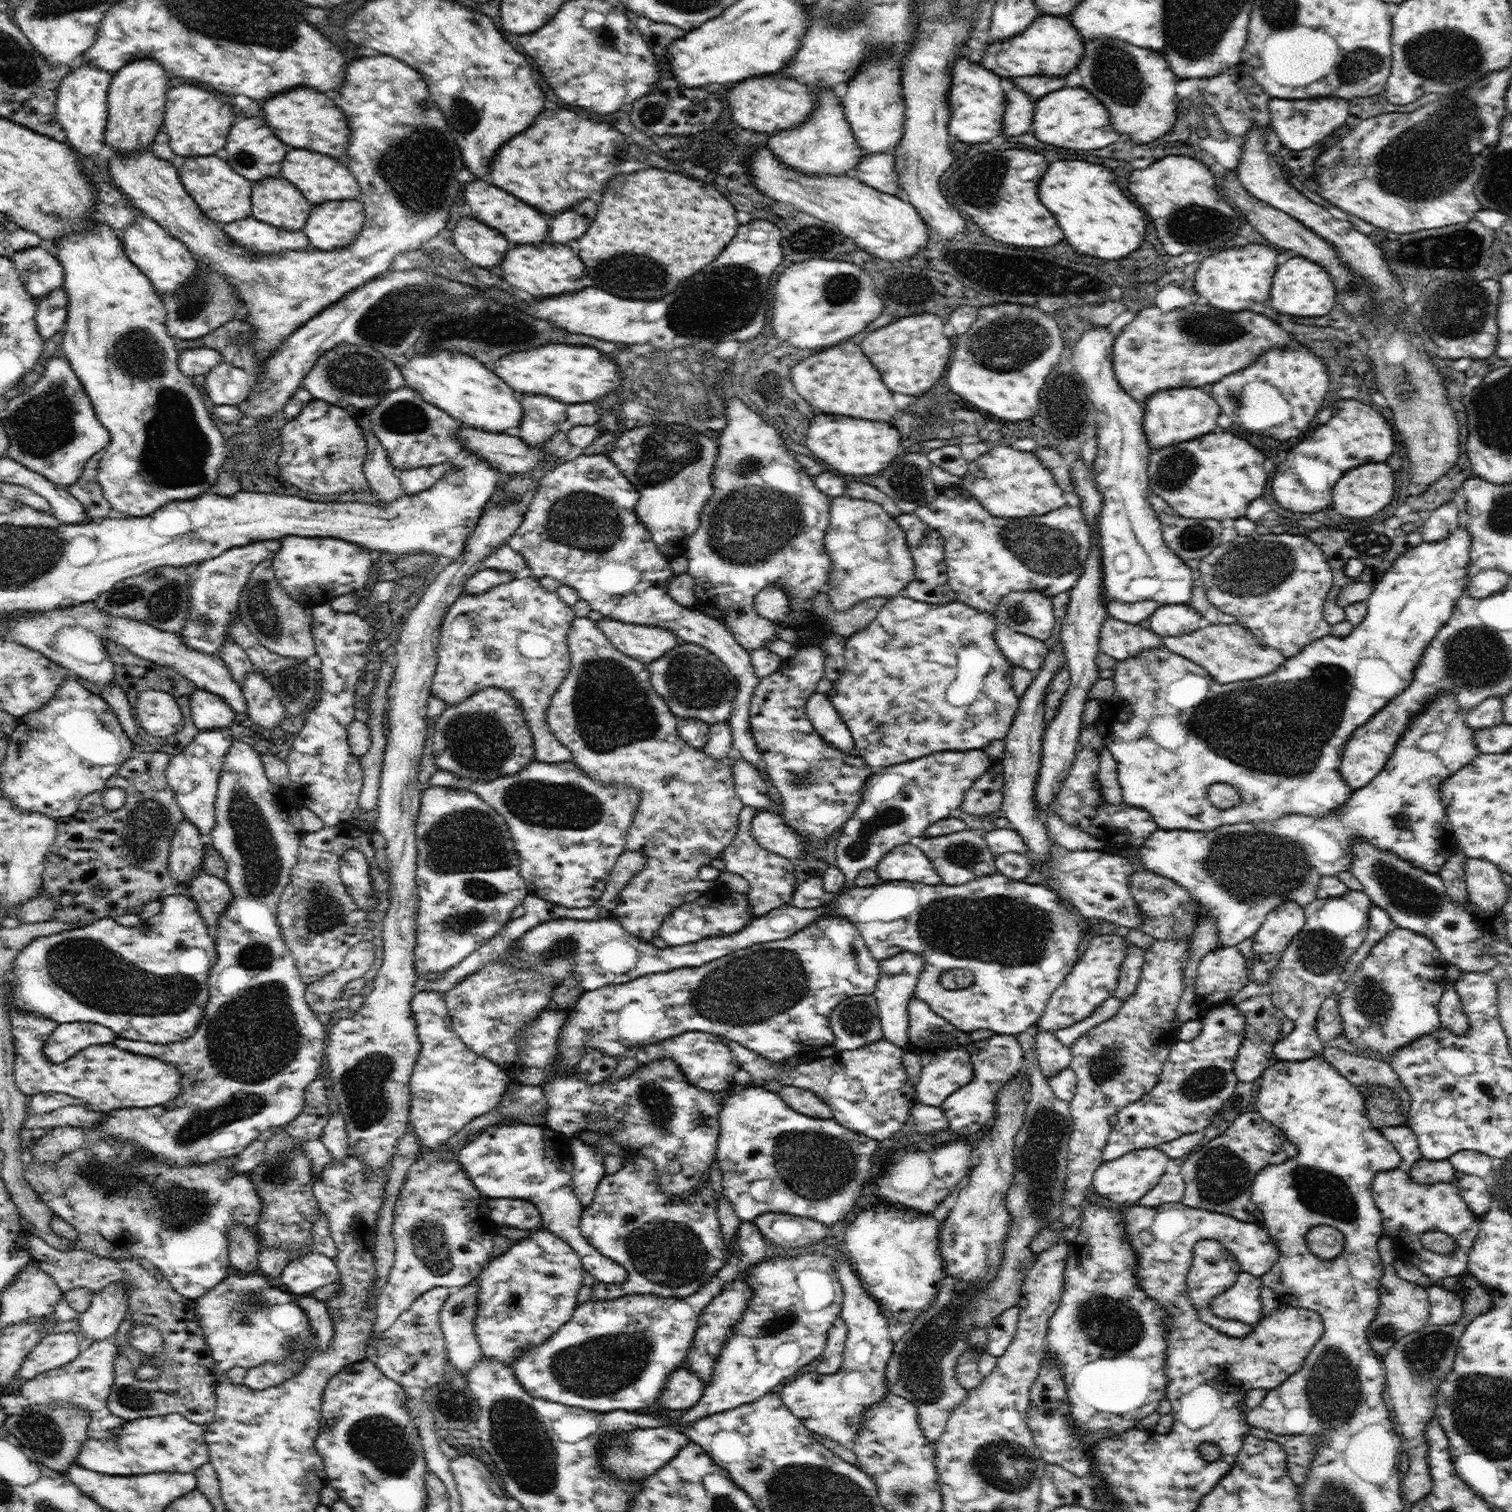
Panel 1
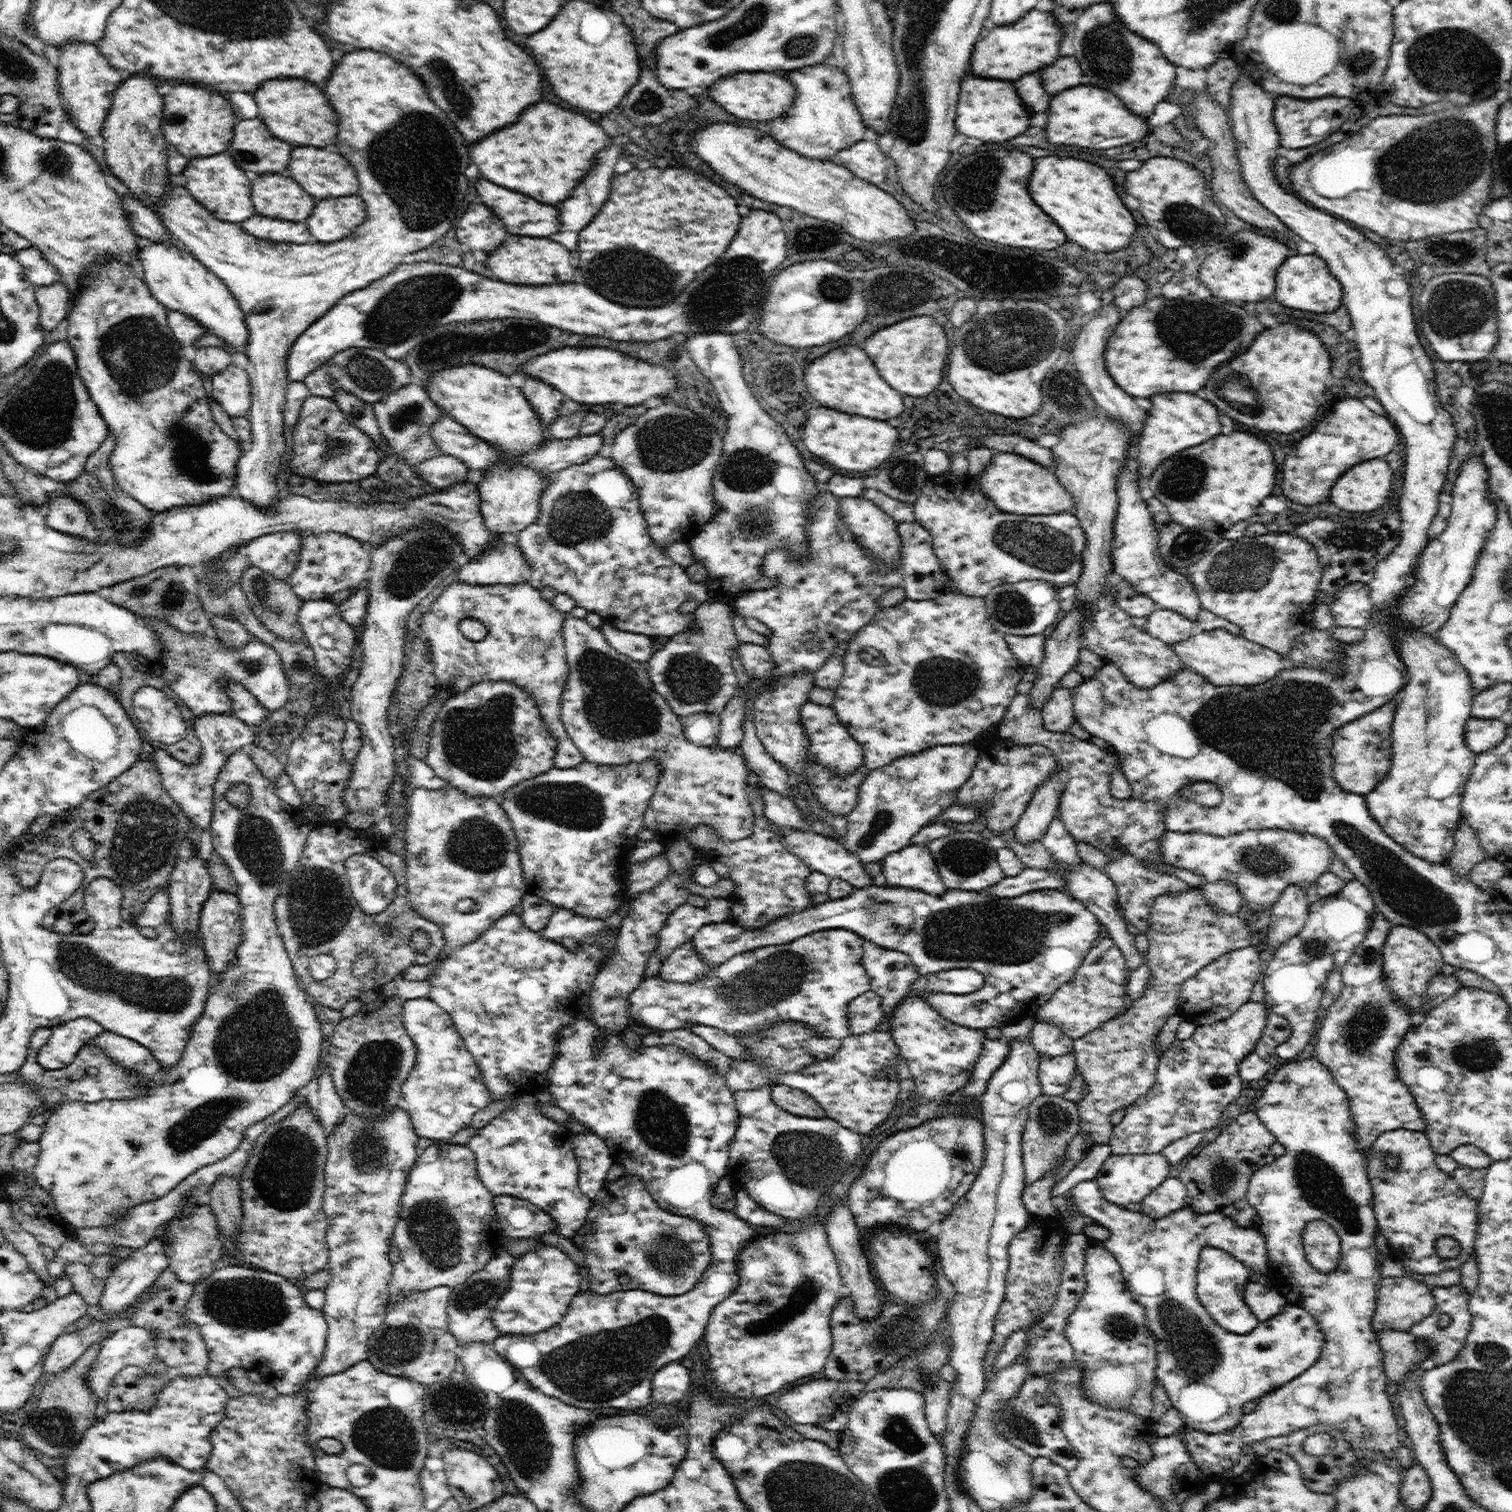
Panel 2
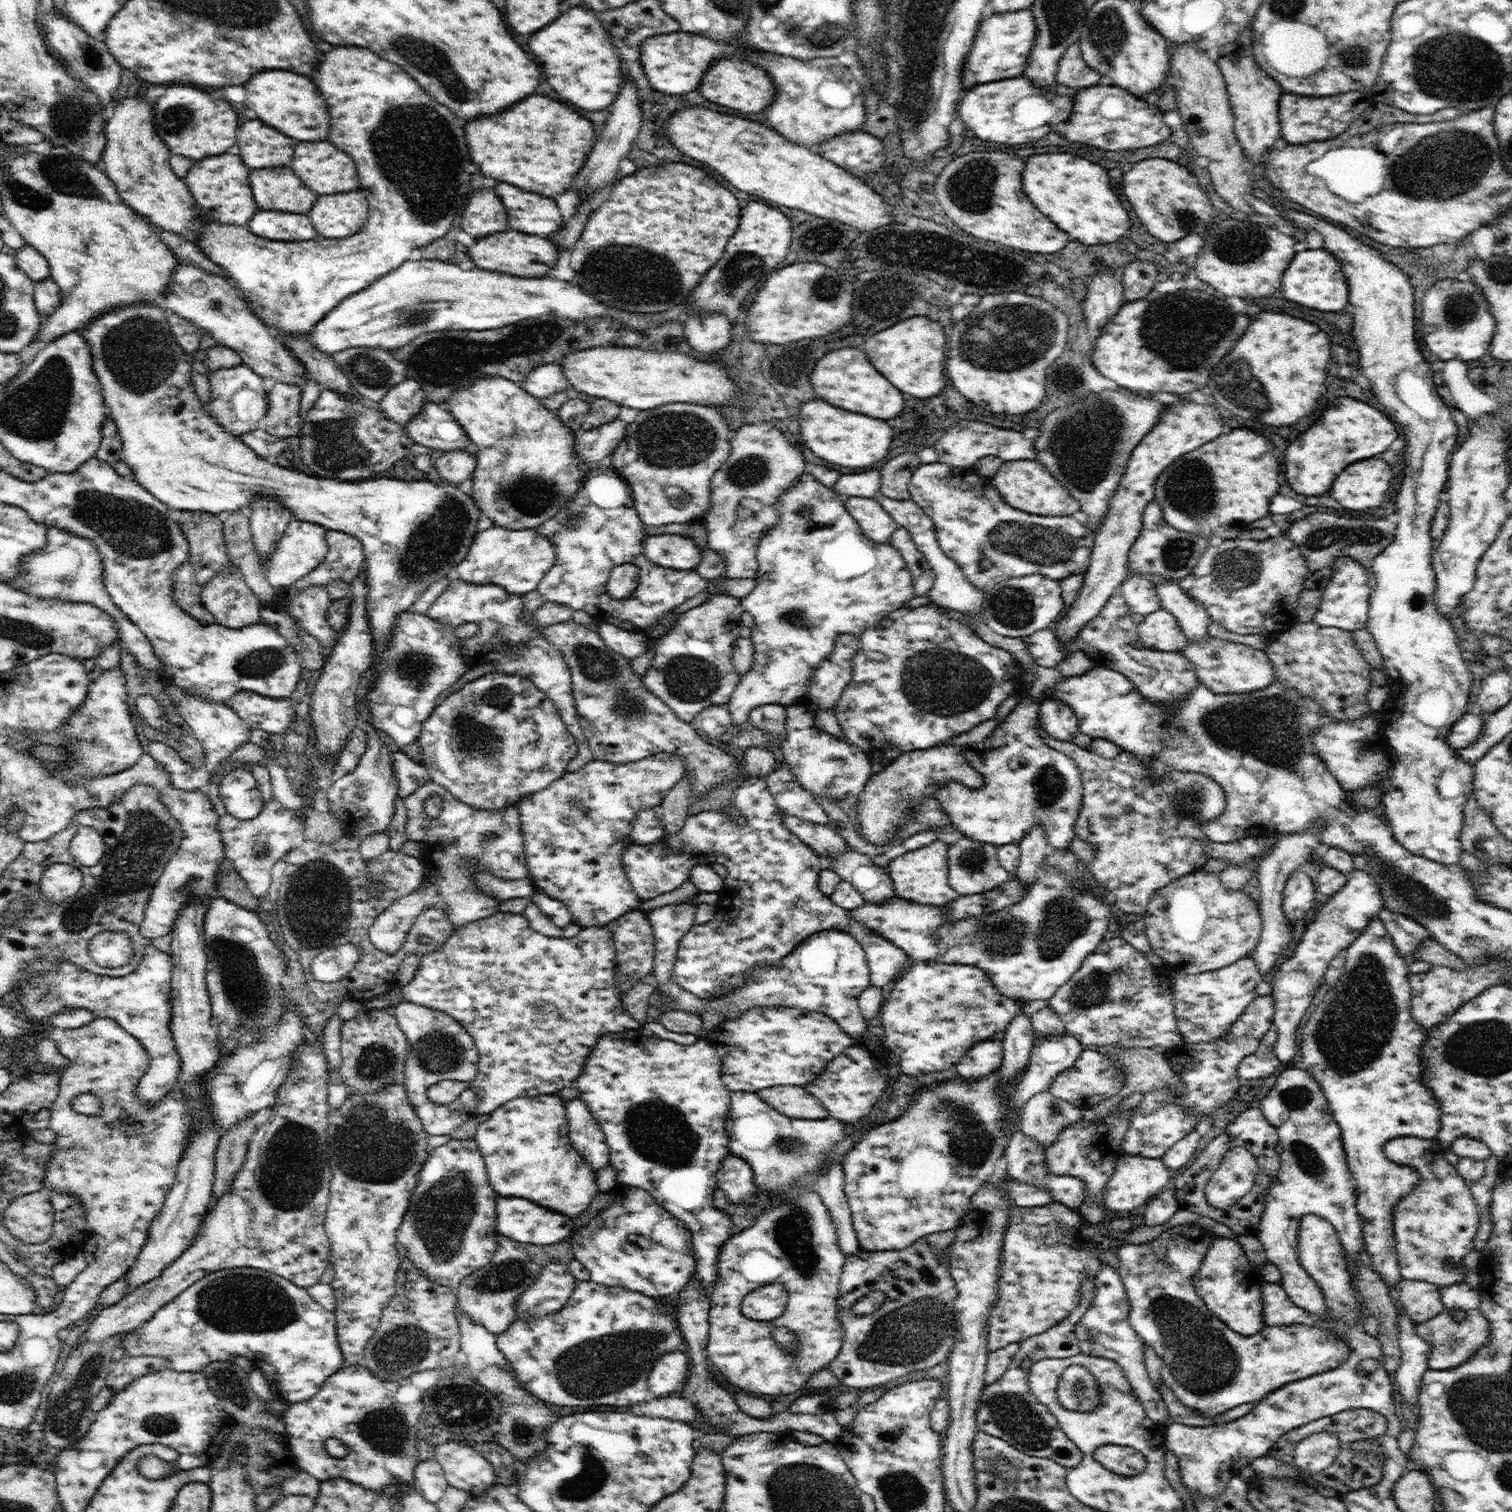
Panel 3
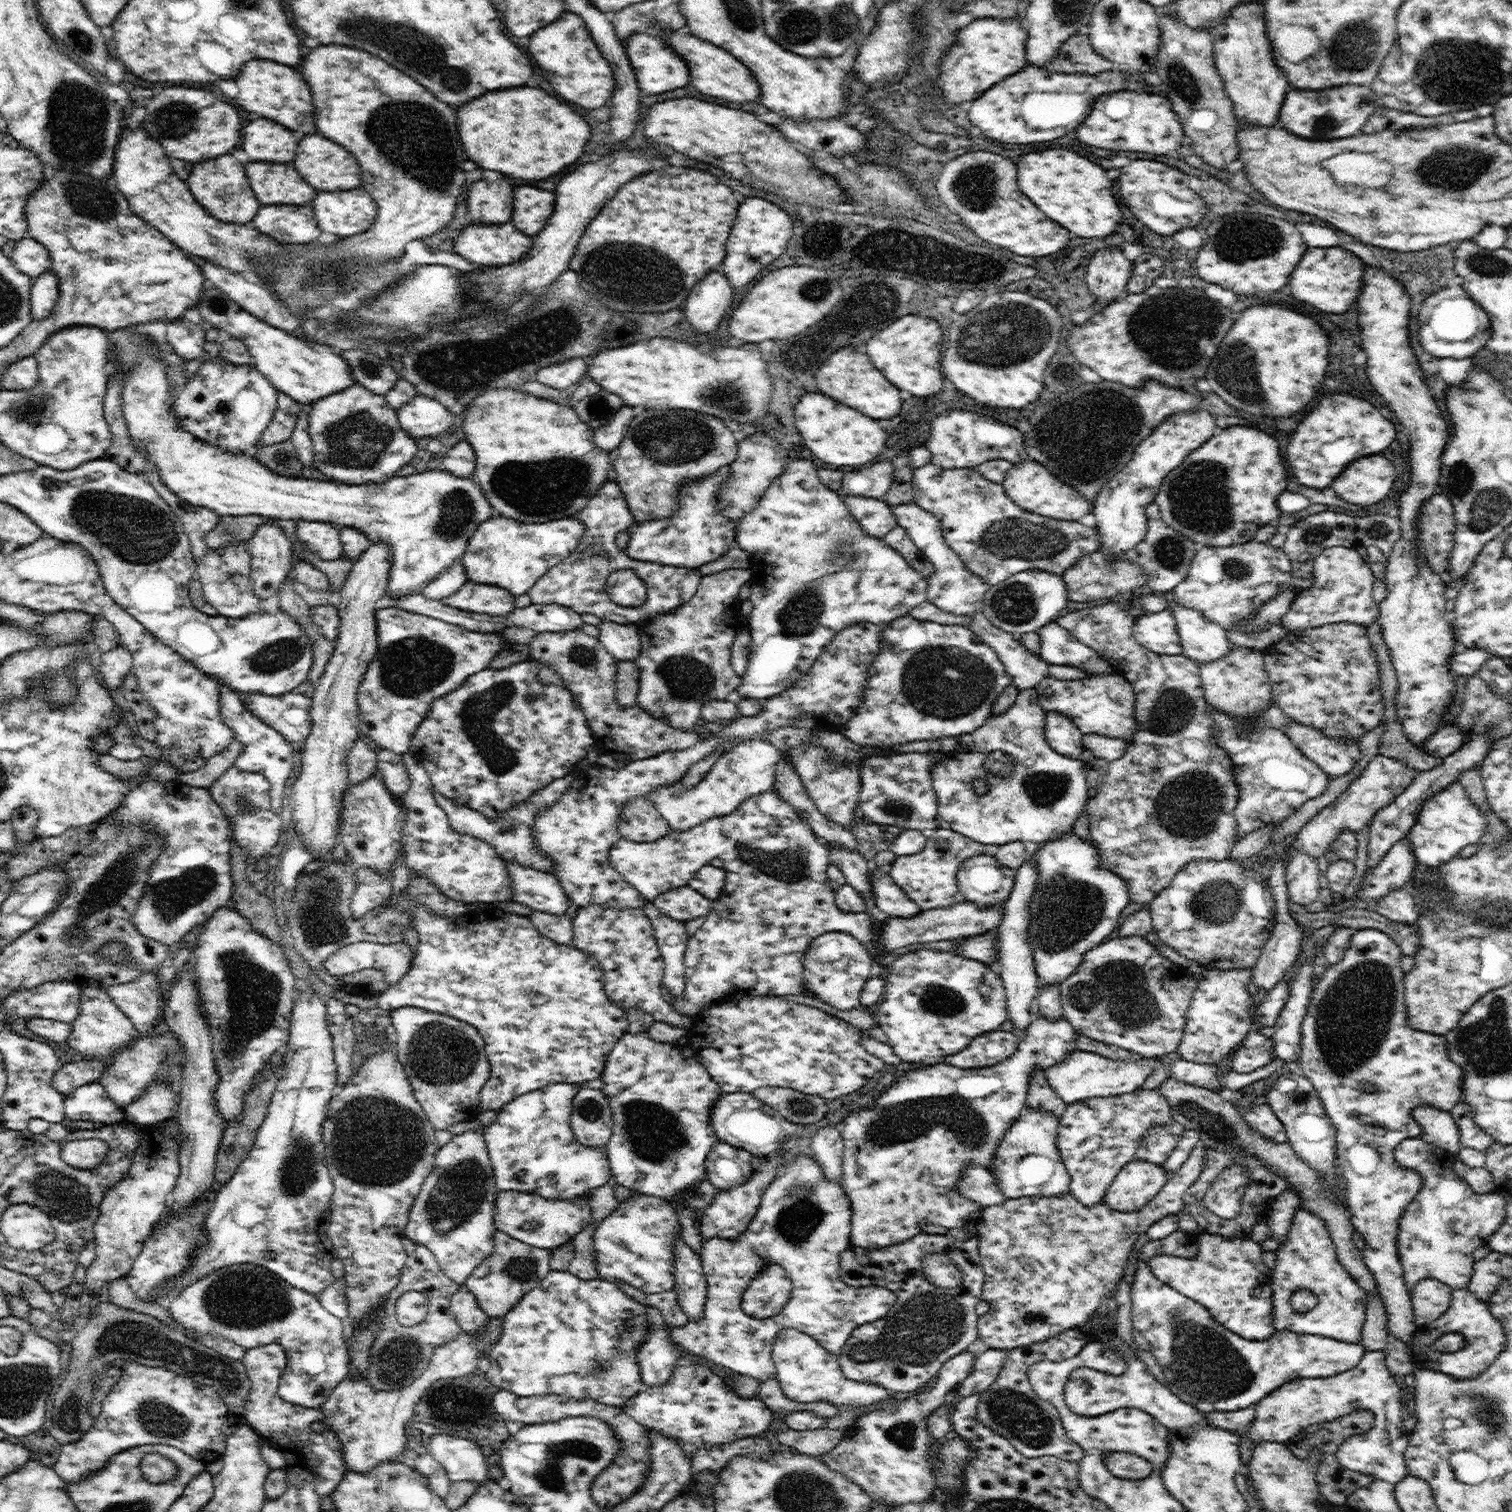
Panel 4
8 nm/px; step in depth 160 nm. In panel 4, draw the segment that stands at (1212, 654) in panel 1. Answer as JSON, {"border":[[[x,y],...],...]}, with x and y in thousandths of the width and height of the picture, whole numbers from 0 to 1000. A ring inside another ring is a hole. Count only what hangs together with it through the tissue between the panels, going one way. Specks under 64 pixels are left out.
{"border":[[[815,428],[815,431],[807,437],[792,439],[796,460],[800,468],[818,474],[821,479],[825,479],[829,474],[834,472],[837,468],[843,466],[835,432],[834,430]]]}

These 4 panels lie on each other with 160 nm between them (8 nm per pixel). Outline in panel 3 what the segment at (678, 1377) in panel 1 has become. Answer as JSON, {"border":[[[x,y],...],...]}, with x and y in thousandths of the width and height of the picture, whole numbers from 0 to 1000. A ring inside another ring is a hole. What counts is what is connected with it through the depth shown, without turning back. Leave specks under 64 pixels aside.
{"border":[[[447,892],[435,898],[431,908],[428,910],[428,916],[431,924],[436,924],[445,921],[447,917],[456,908],[456,897],[454,894]]]}

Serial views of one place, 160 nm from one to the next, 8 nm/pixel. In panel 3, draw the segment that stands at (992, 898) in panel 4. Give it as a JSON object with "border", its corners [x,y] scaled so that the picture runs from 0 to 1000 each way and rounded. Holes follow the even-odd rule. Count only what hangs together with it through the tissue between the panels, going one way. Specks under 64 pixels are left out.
{"border":[[[636,554],[627,562],[627,583],[635,593],[647,591],[663,586],[669,581],[659,568],[659,559]]]}

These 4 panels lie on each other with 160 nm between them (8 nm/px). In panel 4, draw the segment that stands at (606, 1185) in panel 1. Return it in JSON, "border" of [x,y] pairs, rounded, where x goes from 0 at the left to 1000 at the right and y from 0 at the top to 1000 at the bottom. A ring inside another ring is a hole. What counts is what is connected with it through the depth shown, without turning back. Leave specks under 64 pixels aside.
{"border":[[[419,789],[410,794],[402,805],[393,810],[394,837],[397,846],[412,847],[427,856],[442,854],[446,851],[445,820],[450,815],[448,802],[438,792]]]}

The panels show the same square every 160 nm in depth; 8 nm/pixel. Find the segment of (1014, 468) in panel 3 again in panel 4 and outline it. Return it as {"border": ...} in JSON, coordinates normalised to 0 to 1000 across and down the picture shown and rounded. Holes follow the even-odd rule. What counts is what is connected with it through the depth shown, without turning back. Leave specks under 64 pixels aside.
{"border":[[[680,304],[680,306],[671,306],[669,310],[667,311],[665,317],[662,319],[665,323],[667,329],[676,337],[688,341],[689,342],[699,343],[700,344],[712,345],[716,341],[723,339],[723,333],[720,332],[716,327],[705,321],[694,313],[694,311],[687,306]]]}

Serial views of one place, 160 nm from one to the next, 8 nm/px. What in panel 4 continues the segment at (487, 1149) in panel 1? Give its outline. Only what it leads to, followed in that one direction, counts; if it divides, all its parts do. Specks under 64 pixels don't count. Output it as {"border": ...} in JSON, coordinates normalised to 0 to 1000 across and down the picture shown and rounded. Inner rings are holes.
{"border":[[[369,716],[345,724],[334,730],[328,741],[319,745],[328,784],[331,788],[341,787],[364,794],[381,794],[388,792],[405,778],[401,757],[390,759],[379,751],[377,739],[379,727],[384,721],[383,717]]]}

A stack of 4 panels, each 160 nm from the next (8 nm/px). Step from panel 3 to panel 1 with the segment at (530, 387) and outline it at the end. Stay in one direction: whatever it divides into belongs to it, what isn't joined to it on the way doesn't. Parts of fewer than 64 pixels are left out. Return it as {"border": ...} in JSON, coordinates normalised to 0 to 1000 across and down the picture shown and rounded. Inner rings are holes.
{"border":[[[347,261],[344,290],[351,296],[358,296],[366,287],[375,282],[375,268],[359,261]]]}

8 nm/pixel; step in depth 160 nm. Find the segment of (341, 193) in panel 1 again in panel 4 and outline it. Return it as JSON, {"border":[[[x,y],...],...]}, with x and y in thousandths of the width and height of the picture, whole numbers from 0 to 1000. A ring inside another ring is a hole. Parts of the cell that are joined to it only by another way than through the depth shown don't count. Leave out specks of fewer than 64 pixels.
{"border":[[[212,89],[201,90],[198,93],[194,110],[200,115],[200,118],[210,126],[233,126],[239,123],[239,114],[237,114],[235,104],[229,98],[224,97],[222,94],[218,94]]]}

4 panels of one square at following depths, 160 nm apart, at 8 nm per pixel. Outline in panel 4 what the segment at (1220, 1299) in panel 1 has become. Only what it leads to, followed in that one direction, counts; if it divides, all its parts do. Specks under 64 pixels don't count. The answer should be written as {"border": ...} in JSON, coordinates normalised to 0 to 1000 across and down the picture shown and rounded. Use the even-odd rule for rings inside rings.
{"border":[[[860,798],[856,801],[851,821],[843,827],[844,833],[841,848],[843,877],[845,880],[854,880],[858,882],[870,882],[873,884],[883,885],[886,888],[897,889],[900,887],[905,856],[900,851],[898,851],[898,849],[884,833],[883,824],[879,816],[877,809],[866,800]],[[859,852],[863,852],[872,858],[872,861],[867,867],[858,868],[854,865],[854,856]]]}

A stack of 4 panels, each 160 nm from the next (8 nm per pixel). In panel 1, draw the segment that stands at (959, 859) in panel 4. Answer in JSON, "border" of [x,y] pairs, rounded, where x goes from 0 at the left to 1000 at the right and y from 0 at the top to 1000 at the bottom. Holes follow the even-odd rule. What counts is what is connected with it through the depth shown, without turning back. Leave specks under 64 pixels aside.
{"border":[[[606,557],[593,560],[585,564],[579,577],[584,583],[603,583],[615,586],[622,584],[621,578]]]}

